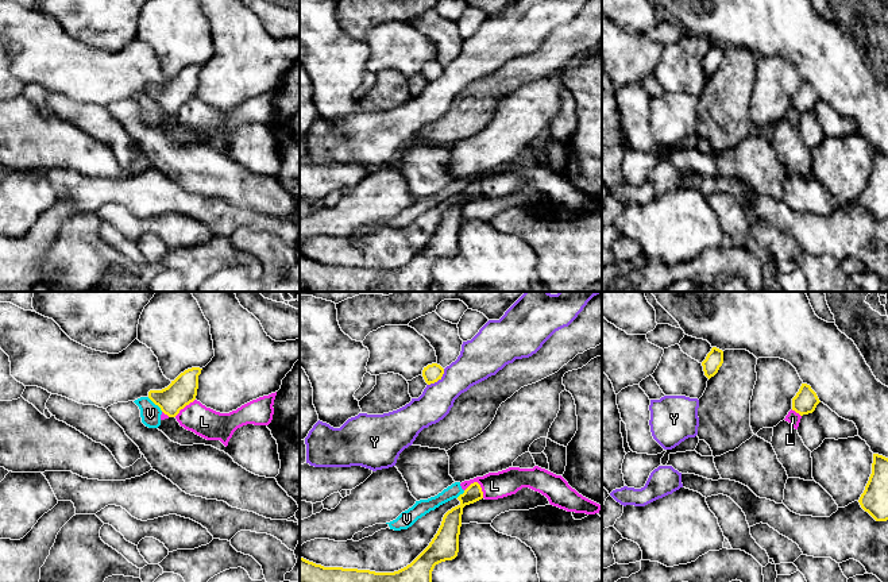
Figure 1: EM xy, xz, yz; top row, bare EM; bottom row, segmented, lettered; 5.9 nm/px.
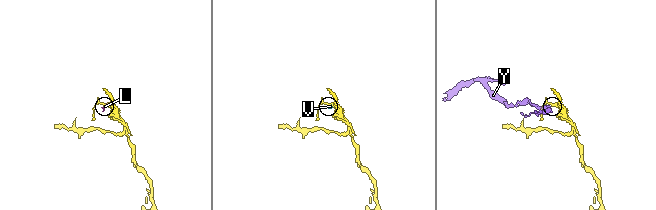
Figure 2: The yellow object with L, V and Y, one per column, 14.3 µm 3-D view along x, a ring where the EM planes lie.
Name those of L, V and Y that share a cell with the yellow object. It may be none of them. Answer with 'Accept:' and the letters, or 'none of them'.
Accept: none of them

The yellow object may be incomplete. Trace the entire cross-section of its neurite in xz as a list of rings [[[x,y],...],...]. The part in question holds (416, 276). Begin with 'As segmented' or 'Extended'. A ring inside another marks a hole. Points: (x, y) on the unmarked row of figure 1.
As segmented. [[[478,180],[471,181],[457,194],[460,201],[444,212],[441,223],[429,243],[410,262],[394,270],[324,265],[300,254],[300,292],[432,292],[435,263],[457,254],[463,205],[482,196],[480,182]]]

